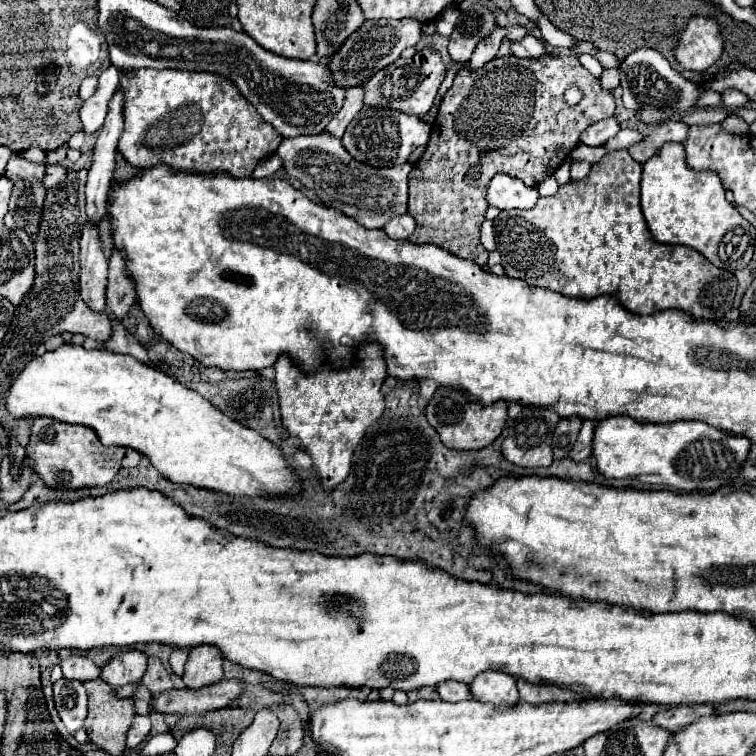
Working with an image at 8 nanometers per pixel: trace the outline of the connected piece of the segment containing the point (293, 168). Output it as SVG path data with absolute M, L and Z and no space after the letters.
M330 135L294 137L284 139L276 151L282 159L282 167L288 177L300 181L306 189L312 189L318 199L338 209L340 213L356 219L366 229L382 229L392 217L404 215L408 205L408 175L412 165L402 163L390 169L376 169L350 157L342 141Z

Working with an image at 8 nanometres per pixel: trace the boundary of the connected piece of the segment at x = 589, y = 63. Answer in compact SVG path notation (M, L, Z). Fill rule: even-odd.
M580 55L578 57L580 59L580 63L596 77L596 79L600 79L602 77L602 71L604 71L604 67L600 65L600 61L596 59L596 57L592 57L592 55Z

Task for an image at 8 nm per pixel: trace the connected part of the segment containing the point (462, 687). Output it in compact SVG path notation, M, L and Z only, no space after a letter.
M444 681L436 689L438 689L438 695L442 701L464 701L464 699L472 697L468 691L468 685L458 683L458 681Z

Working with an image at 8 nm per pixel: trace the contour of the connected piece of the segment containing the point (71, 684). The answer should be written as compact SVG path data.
M72 679L56 681L54 699L58 715L70 733L74 733L78 727L84 725L88 713L88 699L86 699L86 689L80 681Z

